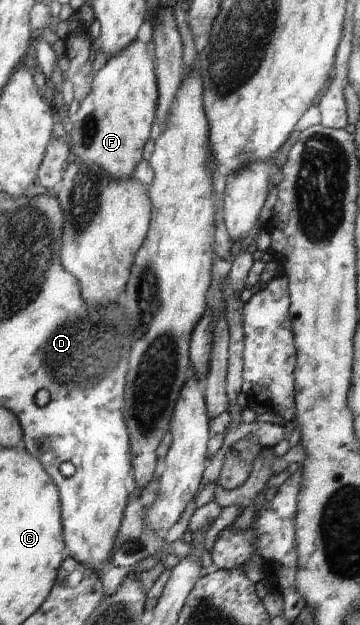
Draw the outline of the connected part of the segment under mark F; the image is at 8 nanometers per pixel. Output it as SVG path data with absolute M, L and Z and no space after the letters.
M135 39L131 45L127 45L119 55L109 57L106 64L94 75L91 91L83 98L80 107L72 116L73 129L69 136L71 153L77 157L79 163L95 163L101 169L105 169L107 175L113 179L131 179L135 171L135 165L141 158L143 145L149 139L151 125L155 118L155 107L159 101L158 81L153 63L150 45L139 39Z

